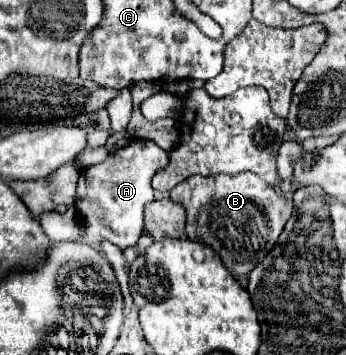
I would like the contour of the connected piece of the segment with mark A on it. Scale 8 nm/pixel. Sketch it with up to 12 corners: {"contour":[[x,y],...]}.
{"contour":[[132,137],[78,181],[80,241],[134,247],[152,177],[168,165]]}

